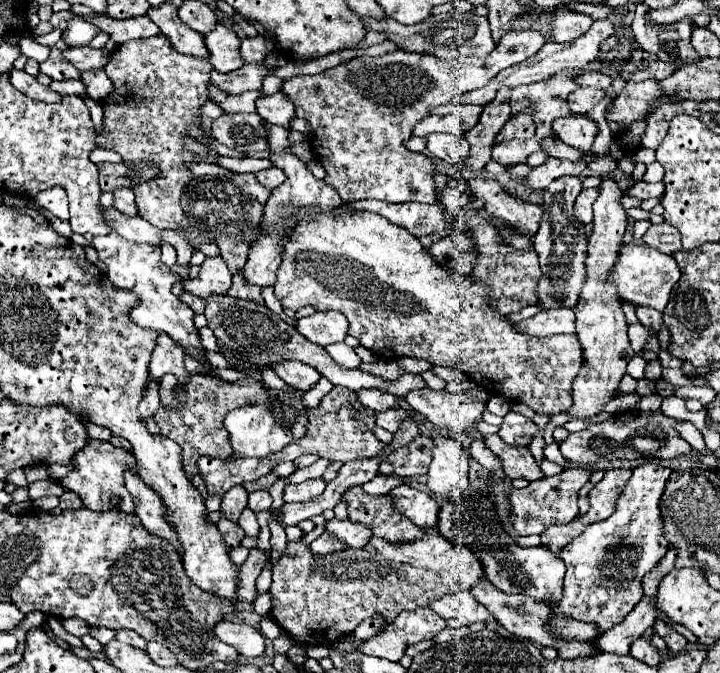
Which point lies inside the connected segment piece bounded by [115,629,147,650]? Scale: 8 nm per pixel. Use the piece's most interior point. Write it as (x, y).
(130, 637)

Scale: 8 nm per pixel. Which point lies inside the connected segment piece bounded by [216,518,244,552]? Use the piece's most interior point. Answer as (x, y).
(232, 533)

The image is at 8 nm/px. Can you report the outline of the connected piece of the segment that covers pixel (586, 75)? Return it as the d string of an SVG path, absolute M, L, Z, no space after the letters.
M586 70L586 72L578 72L574 82L578 86L590 86L590 88L602 88L606 90L610 84L612 84L612 78L606 76L606 74L600 74L600 72L594 72L594 70Z

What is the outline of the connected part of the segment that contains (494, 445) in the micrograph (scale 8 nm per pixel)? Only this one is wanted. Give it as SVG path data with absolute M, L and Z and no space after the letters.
M498 434L488 436L486 446L500 458L502 470L508 478L512 478L512 480L514 478L524 478L528 482L544 478L544 472L540 470L540 466L536 464L534 456L530 454L530 450L526 446L504 444Z

